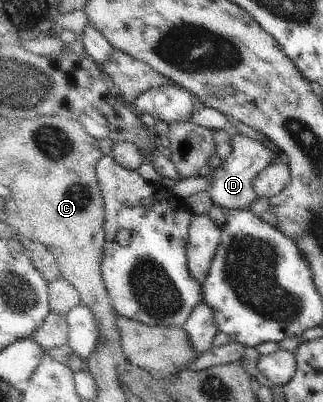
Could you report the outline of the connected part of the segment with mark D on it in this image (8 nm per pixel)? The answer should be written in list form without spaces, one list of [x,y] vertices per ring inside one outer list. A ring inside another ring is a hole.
[[[232,132],[231,139],[233,147],[231,155],[223,160],[223,164],[216,170],[212,171],[208,166],[203,168],[201,175],[212,178],[212,184],[207,191],[211,194],[215,205],[220,205],[231,211],[235,209],[248,210],[259,198],[254,190],[259,174],[274,164],[275,157],[285,156],[285,152],[271,140],[261,142],[251,136],[243,136],[234,132]]]

